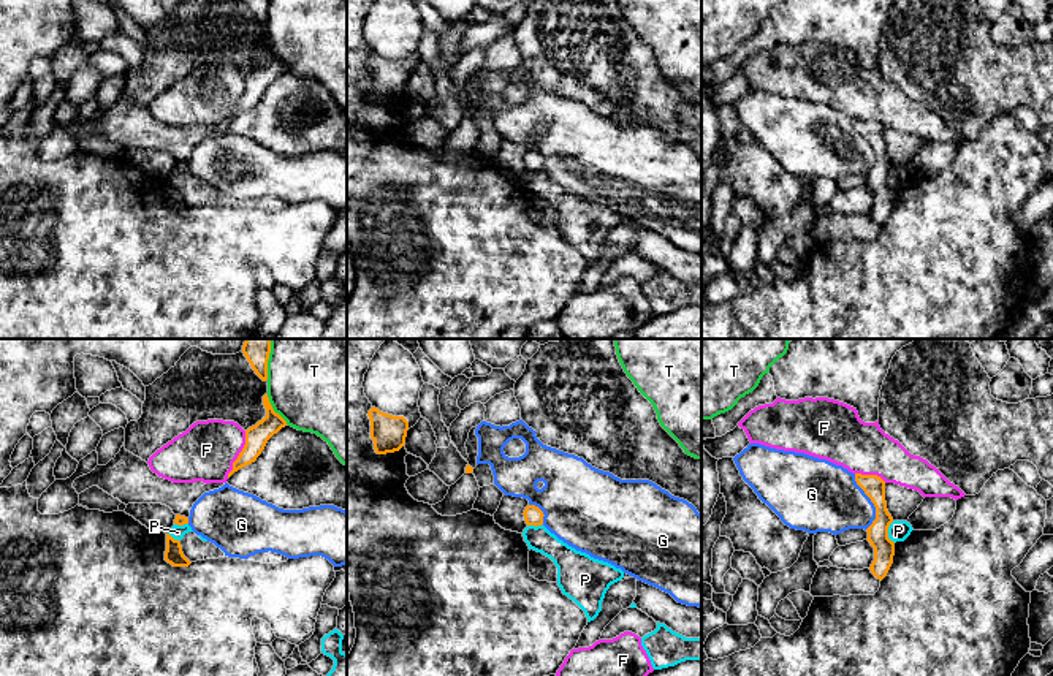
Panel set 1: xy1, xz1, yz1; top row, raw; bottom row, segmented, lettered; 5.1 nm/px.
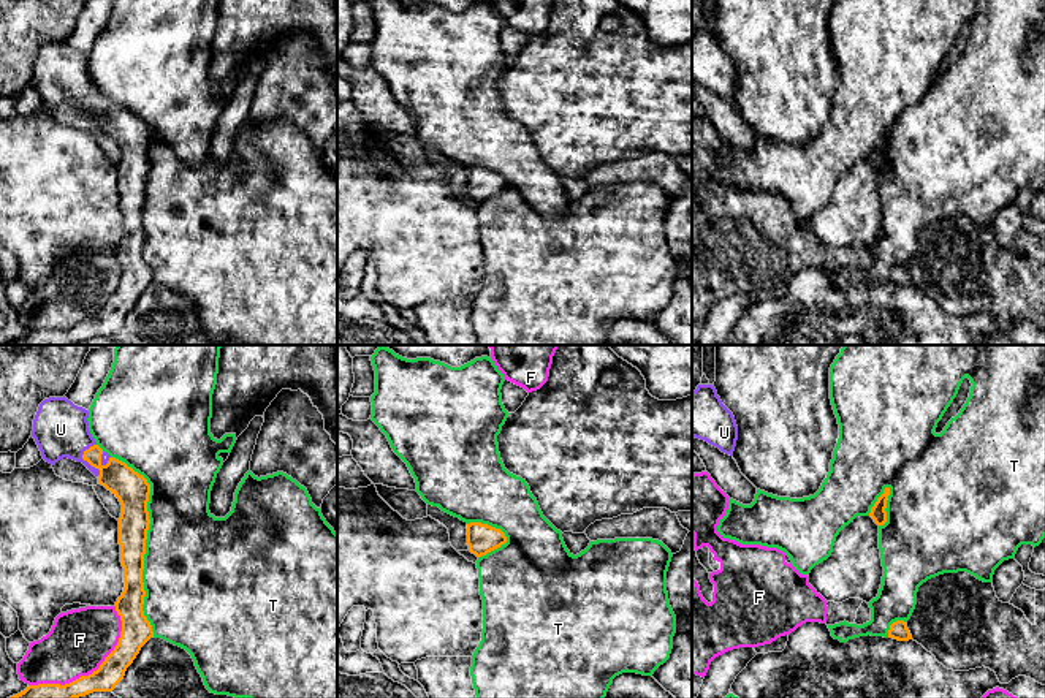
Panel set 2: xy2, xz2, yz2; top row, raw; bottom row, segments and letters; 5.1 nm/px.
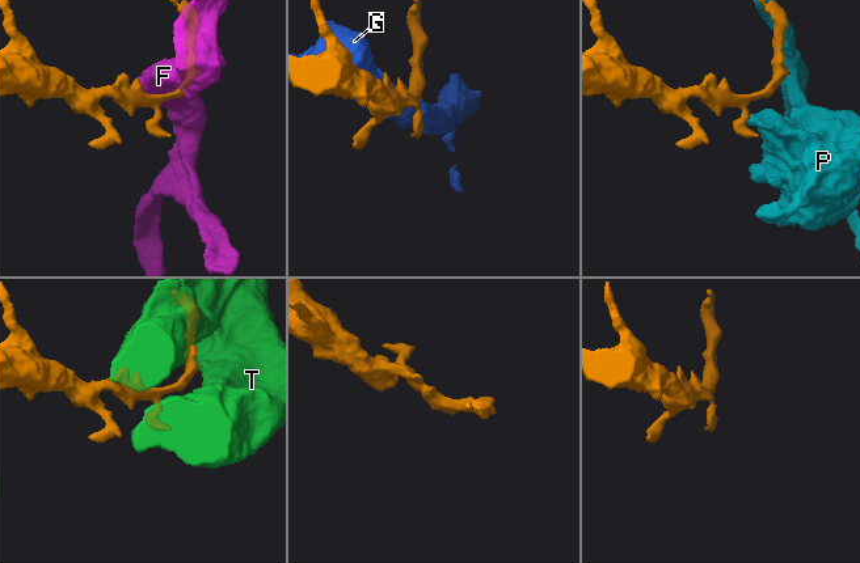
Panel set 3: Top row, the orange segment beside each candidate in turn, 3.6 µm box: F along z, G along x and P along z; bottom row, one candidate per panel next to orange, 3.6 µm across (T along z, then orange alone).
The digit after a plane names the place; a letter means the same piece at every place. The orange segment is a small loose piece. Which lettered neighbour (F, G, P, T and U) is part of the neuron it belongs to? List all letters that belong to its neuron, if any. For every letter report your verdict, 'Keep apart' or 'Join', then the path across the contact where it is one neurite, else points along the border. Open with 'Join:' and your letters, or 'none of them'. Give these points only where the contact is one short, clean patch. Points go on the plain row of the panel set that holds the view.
Join: U
F: Keep apart
G: Keep apart
P: Keep apart. Boundary: yz1 (893, 167), (889, 173), (889, 184), (892, 187)
T: Keep apart
U: Join. Path across: xy2 (119, 124), (95, 105), (86, 105), (83, 97), (60, 75)

